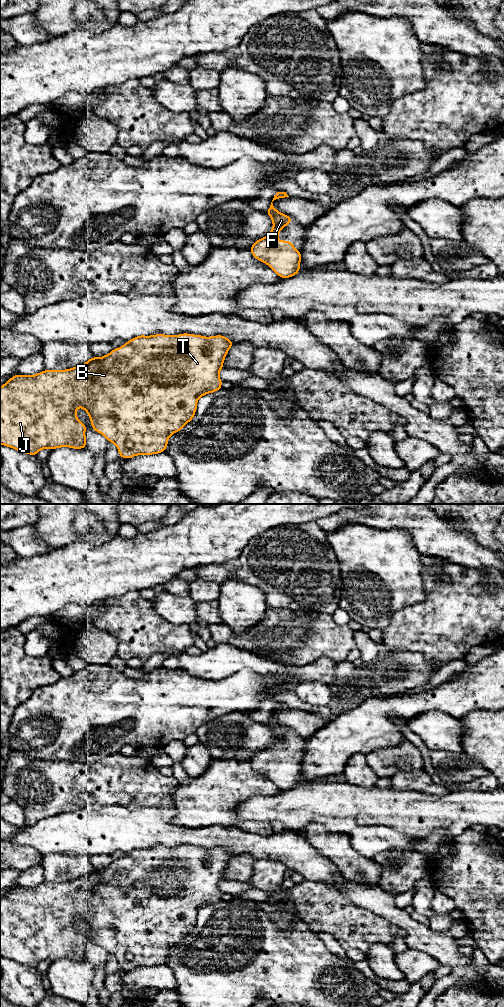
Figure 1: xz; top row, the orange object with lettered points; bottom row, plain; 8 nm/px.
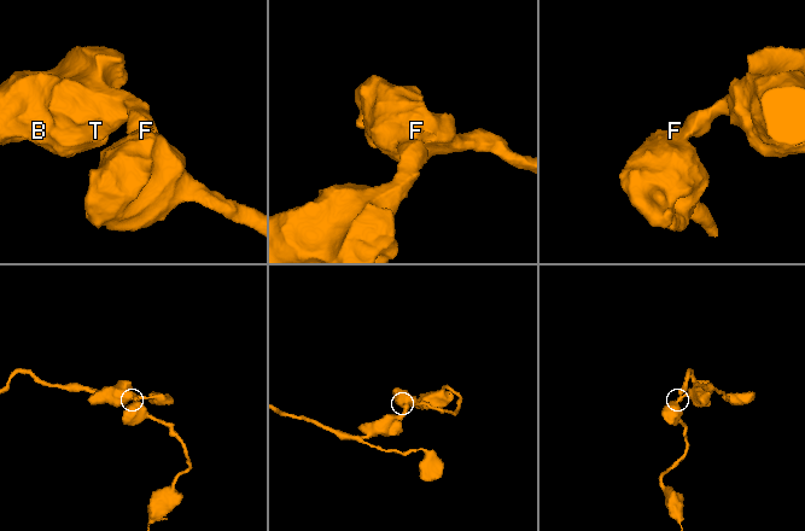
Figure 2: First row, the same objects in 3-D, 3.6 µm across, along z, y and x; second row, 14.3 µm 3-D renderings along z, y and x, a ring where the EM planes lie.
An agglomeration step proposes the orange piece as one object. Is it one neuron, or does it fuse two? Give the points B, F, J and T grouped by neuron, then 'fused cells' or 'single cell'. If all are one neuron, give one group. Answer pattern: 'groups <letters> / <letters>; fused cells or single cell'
groups B F J T; single cell

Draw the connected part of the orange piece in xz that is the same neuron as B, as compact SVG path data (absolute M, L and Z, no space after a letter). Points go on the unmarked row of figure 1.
M138 847L109 866L99 870L93 868L85 876L70 881L44 882L35 887L16 886L0 899L0 956L34 968L44 960L84 961L86 936L76 928L77 920L82 919L91 931L92 941L114 955L123 971L165 964L169 949L193 931L198 911L222 900L219 884L233 857L222 847Z

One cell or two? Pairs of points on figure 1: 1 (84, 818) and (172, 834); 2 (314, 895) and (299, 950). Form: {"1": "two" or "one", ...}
{"1": "one", "2": "two"}

